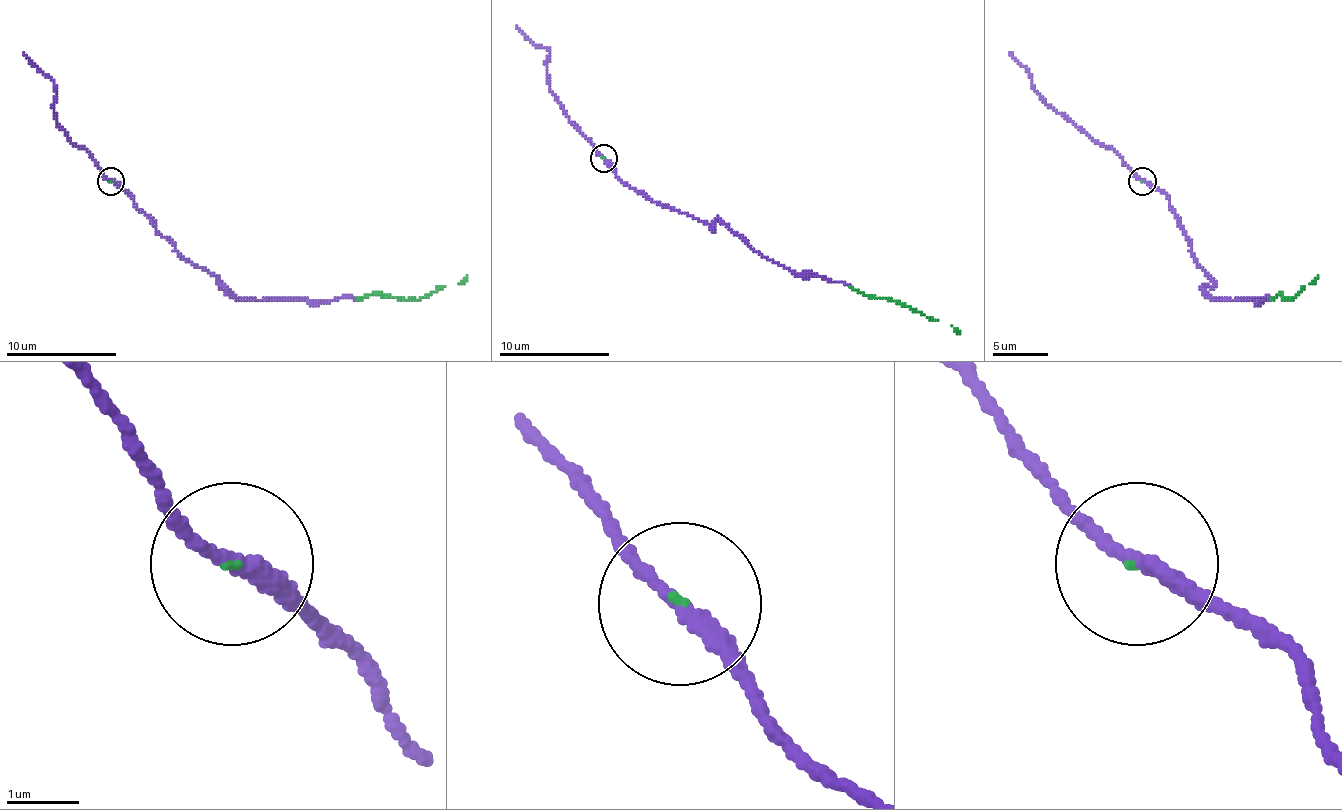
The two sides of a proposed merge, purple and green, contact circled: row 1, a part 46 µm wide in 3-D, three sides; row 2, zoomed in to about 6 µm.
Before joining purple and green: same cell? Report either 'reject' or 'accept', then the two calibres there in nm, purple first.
accept; 200 nm thick on the purple side, 50 nm on the other

